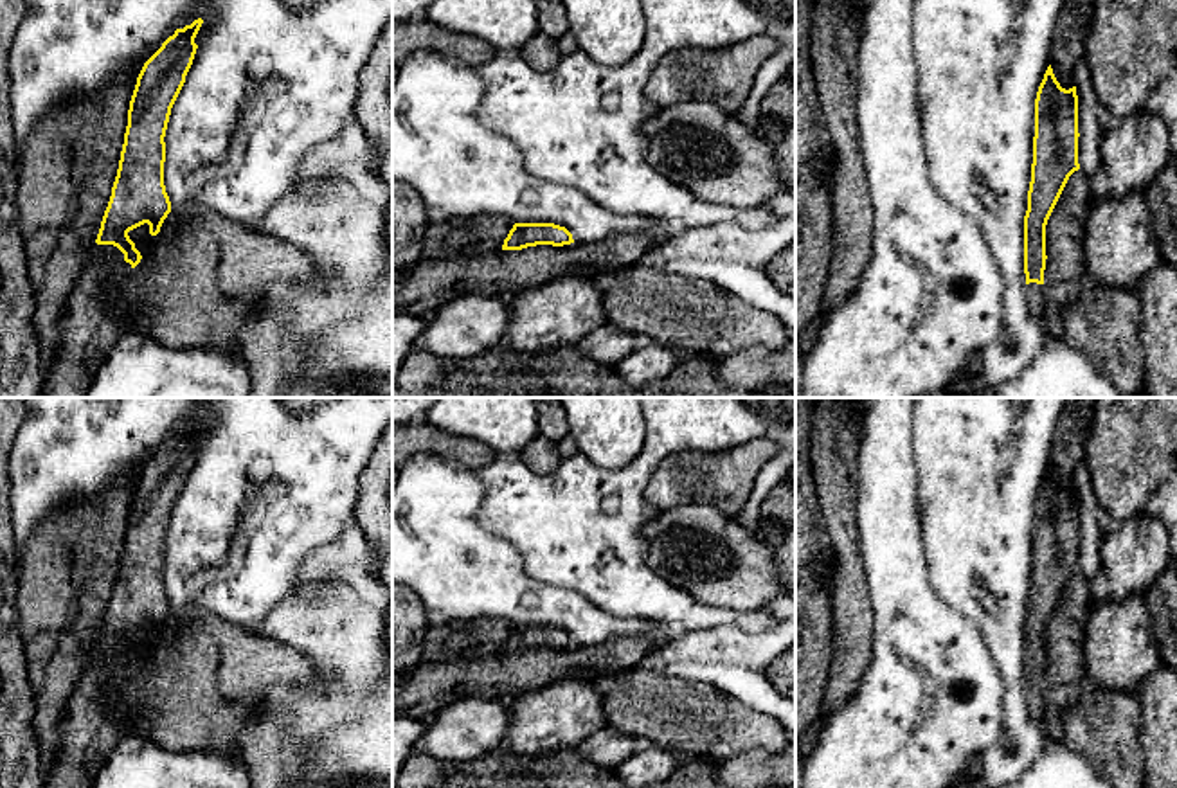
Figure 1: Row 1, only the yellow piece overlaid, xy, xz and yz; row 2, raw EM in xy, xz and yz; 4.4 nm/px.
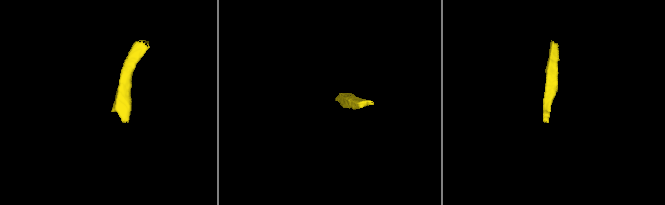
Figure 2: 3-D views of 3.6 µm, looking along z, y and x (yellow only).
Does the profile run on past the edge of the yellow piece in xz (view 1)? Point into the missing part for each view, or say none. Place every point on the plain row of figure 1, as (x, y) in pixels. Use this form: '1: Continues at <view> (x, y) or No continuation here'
1: No continuation here

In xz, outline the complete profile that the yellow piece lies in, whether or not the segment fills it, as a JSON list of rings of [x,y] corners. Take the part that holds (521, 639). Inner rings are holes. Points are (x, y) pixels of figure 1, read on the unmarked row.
[[[515,626],[502,653],[522,653],[536,648],[563,649],[574,646],[572,637],[554,626]]]

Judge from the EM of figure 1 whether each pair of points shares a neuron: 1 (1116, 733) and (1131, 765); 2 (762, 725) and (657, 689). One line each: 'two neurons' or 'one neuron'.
1: one neuron
2: one neuron

